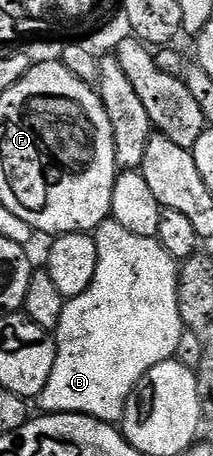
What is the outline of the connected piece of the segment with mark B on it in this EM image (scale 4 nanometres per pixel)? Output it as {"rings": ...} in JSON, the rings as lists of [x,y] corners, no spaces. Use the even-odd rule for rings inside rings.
{"rings":[[[112,217],[99,224],[93,240],[99,253],[95,277],[91,277],[91,285],[87,285],[79,297],[66,302],[63,317],[59,317],[55,332],[55,369],[51,369],[51,377],[39,396],[39,404],[40,410],[45,413],[86,415],[117,425],[137,382],[152,367],[176,356],[180,338],[186,331],[177,296],[179,263],[171,257],[171,253],[167,253],[167,249],[163,249],[157,238],[131,233]]]}

